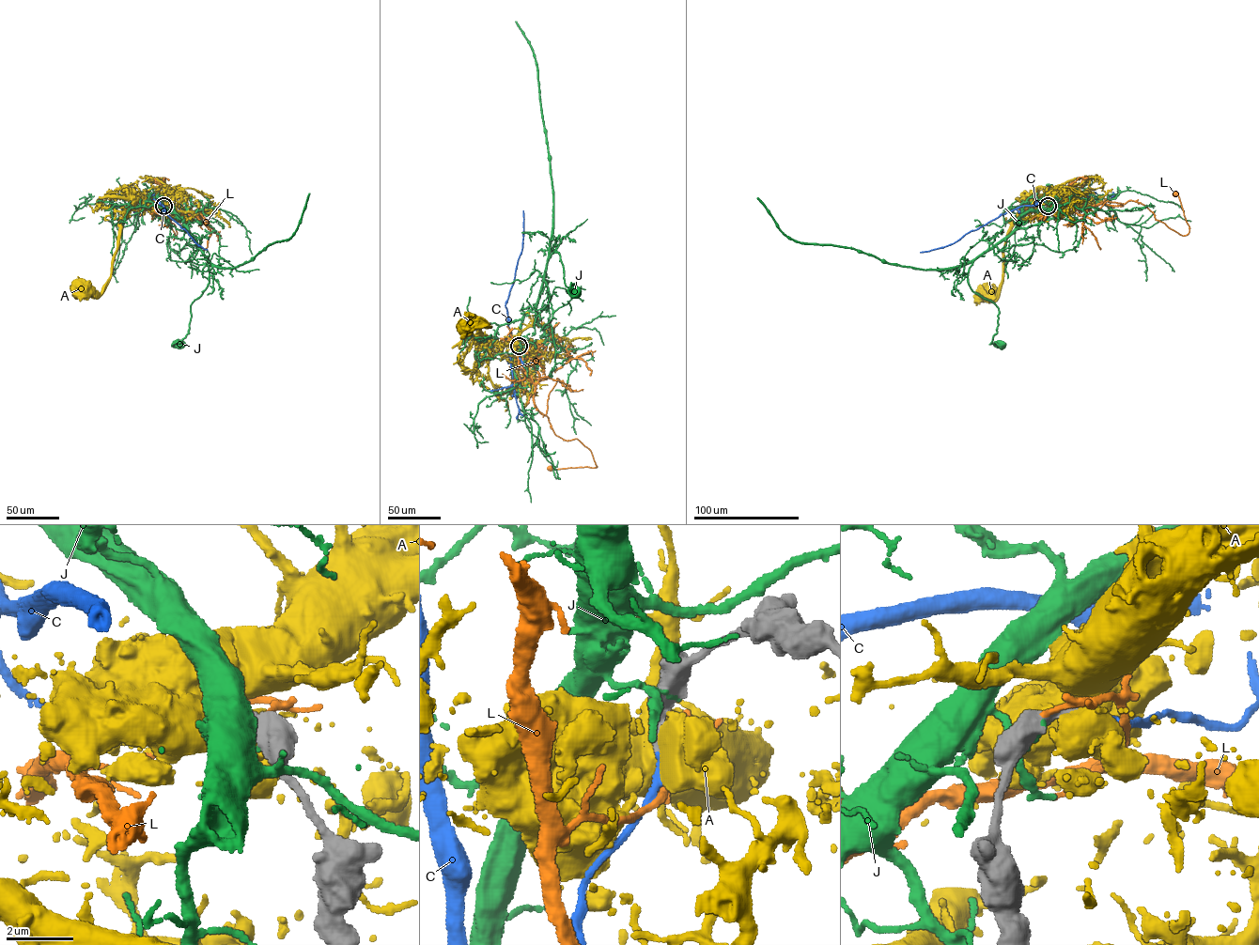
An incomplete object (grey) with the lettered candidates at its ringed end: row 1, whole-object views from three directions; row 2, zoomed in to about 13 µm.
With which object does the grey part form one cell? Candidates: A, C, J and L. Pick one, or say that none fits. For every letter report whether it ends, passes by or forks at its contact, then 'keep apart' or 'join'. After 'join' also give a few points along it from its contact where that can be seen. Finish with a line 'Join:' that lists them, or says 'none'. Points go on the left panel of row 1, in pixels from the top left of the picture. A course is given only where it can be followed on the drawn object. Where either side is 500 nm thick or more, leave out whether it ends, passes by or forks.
A: keep apart
C: it ends | join
J: keep apart
L: it ends | keep apart
Join: C

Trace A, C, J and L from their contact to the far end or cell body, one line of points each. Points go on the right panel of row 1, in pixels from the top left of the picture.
A: (1047, 205), (1025, 203), (1005, 239), (998, 292), (990, 297), (986, 292)
C: (1048, 205), (1053, 204), (1041, 202), (1018, 207), (971, 230), (954, 243), (920, 252)
J: (1046, 206), (1022, 214), (1013, 230), (970, 268), (968, 284), (998, 308), (991, 342), (1002, 343)
L: (1046, 206), (1068, 213), (1136, 201), (1156, 220), (1185, 236), (1189, 225), (1174, 193)

